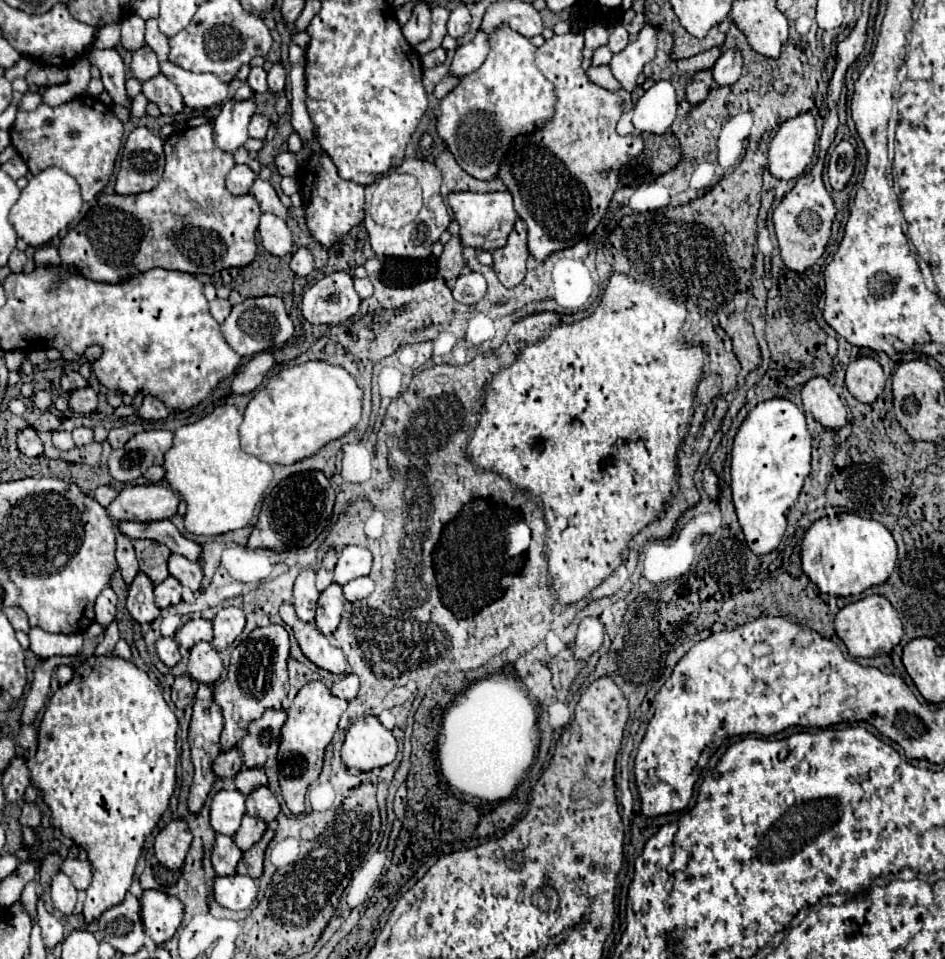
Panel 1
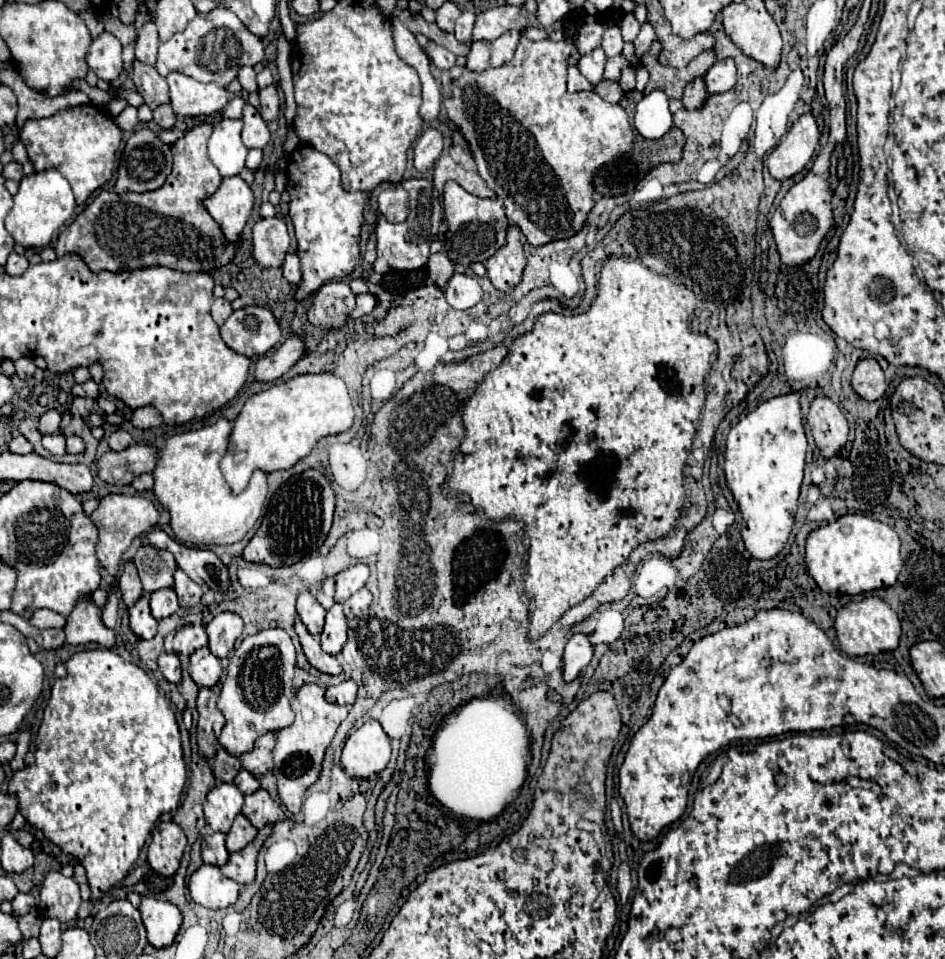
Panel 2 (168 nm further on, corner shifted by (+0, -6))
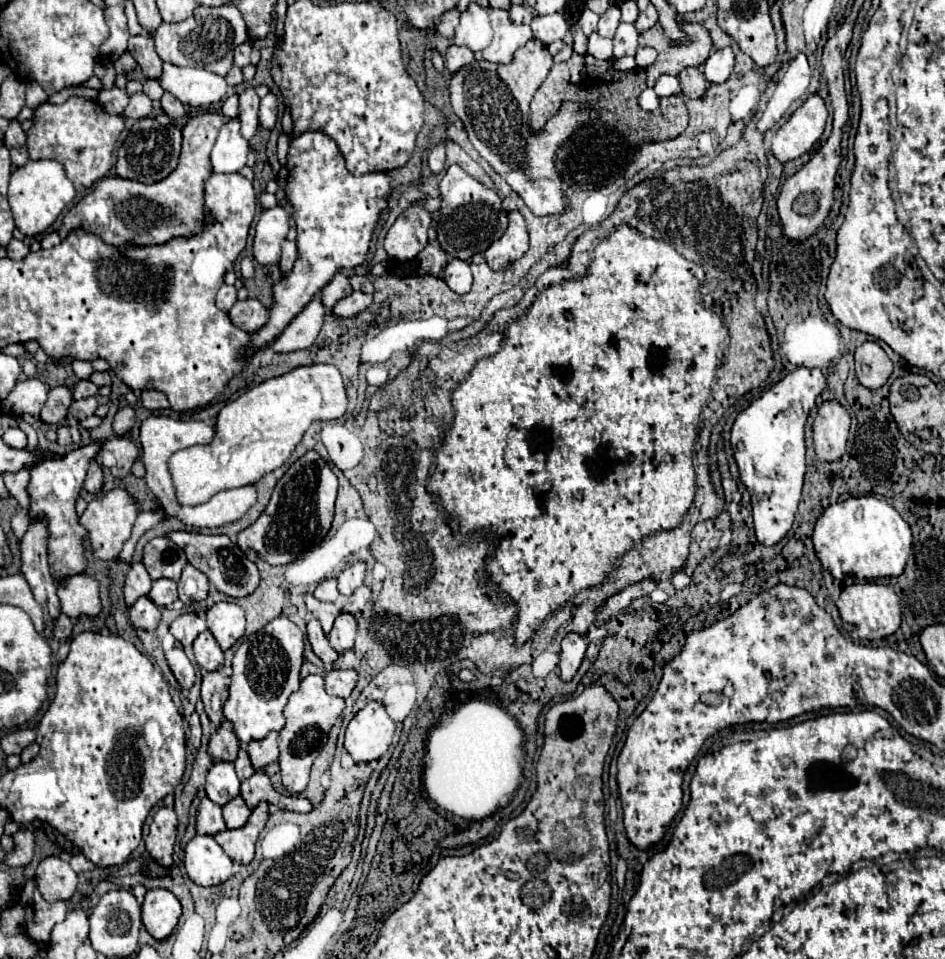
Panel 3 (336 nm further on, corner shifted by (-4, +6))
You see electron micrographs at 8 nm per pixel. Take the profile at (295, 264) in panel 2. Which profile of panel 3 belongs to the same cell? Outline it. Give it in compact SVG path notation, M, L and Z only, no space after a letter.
M284 240L284 244L282 244L282 260L280 260L280 270L282 270L284 274L288 274L288 272L292 270L292 266L294 266L296 258L298 258L298 248L296 248L296 242Z

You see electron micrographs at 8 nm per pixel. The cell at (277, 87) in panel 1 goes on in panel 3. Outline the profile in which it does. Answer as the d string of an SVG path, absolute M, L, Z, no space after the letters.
M268 92L260 100L260 126L274 128L276 122L276 110L278 110L278 96L274 92Z

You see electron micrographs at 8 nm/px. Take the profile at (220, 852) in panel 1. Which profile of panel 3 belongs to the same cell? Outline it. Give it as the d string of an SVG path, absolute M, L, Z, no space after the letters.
M202 798L200 806L198 806L196 832L198 832L198 834L216 836L216 834L220 834L220 830L226 830L224 818L222 818L222 808L220 808L218 804L214 804L212 800Z

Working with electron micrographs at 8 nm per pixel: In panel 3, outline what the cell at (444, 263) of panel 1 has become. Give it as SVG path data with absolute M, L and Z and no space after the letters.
M428 244L420 254L418 254L418 260L420 260L420 266L426 274L432 274L432 276L440 276L444 266L448 264L448 256L446 252L438 246L438 244Z

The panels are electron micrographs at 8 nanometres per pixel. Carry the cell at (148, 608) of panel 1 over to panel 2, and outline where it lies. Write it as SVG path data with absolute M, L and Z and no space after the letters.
M140 598L132 608L130 608L130 628L138 638L150 640L158 632L158 622L150 614L148 598Z

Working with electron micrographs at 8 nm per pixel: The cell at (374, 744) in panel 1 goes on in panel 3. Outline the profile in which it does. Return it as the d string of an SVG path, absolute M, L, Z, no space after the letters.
M368 702L346 728L346 750L354 762L372 762L388 752L396 724L380 702Z

